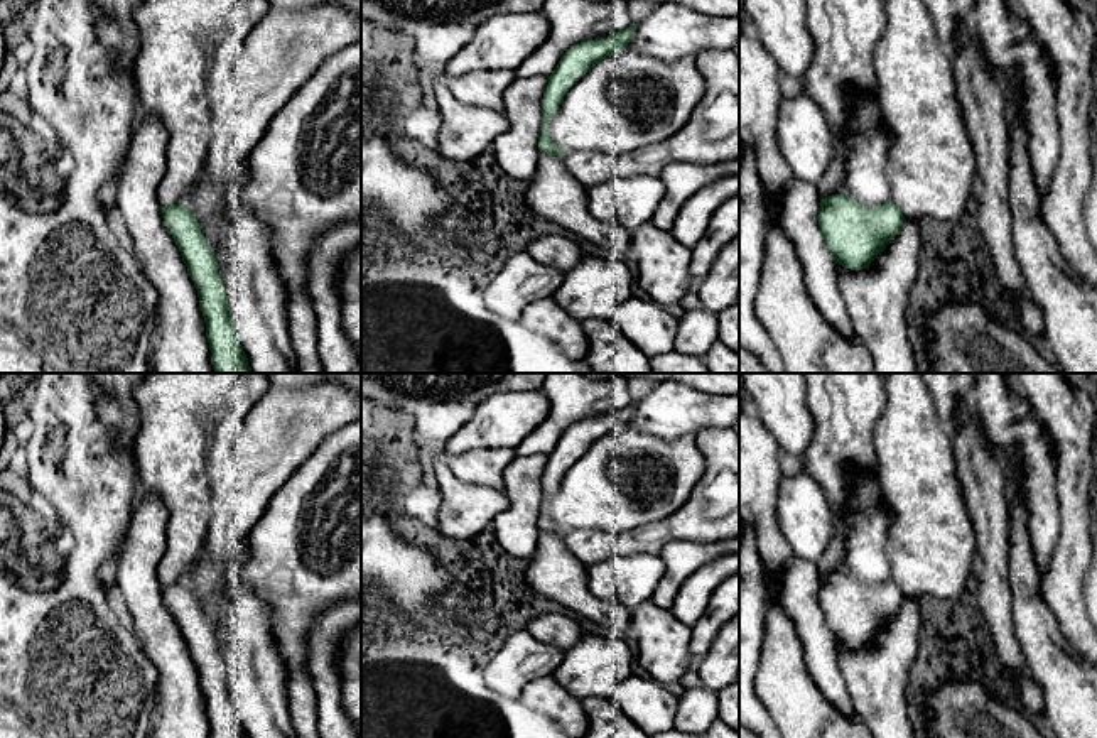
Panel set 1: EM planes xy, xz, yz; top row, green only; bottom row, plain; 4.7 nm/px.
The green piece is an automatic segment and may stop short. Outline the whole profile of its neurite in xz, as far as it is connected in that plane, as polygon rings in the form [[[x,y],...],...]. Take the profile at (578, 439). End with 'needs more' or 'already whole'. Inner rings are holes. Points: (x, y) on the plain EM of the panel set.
[[[636,402],[618,409],[608,415],[581,421],[570,426],[559,439],[550,454],[542,476],[542,512],[538,529],[564,535],[565,532],[548,513],[548,500],[559,490],[567,469],[584,456],[599,439],[628,426],[635,414]]]; already whole

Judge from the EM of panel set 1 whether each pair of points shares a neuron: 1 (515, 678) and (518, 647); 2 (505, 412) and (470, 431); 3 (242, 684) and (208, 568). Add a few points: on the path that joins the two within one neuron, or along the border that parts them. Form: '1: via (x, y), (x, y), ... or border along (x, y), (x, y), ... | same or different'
1: via (515, 671), (518, 654) | same
2: via (497, 421), (490, 428), (478, 431) | same
3: border along (233, 554), (220, 566), (221, 586), (206, 603) | different

